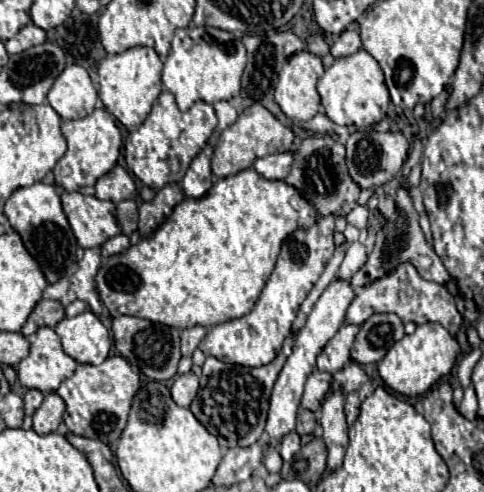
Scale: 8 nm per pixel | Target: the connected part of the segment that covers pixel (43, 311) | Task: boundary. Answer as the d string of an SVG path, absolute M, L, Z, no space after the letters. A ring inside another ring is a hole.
M42 299L38 301L38 305L34 307L34 311L30 313L26 325L22 327L22 335L30 337L36 333L38 327L54 327L58 321L64 319L64 305L60 301L48 301Z

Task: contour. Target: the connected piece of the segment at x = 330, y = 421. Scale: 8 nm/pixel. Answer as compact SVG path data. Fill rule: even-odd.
M332 393L322 405L322 441L328 449L328 469L340 469L348 445L348 425L344 417L344 395Z

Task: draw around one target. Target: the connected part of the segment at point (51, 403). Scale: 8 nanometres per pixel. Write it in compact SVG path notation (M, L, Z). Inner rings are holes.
M48 393L32 417L34 419L34 431L40 435L56 431L62 423L64 409L66 409L66 405L64 405L62 397L58 393Z

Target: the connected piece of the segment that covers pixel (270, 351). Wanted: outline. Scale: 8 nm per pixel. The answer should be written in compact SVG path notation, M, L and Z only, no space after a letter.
M322 217L320 223L324 223L324 229L320 229L318 225L310 229L298 229L282 243L276 267L266 281L256 307L240 319L212 327L200 343L204 355L212 355L224 363L238 363L244 367L268 365L278 355L284 337L290 333L290 325L296 319L300 303L320 279L328 259L334 253L334 217Z

